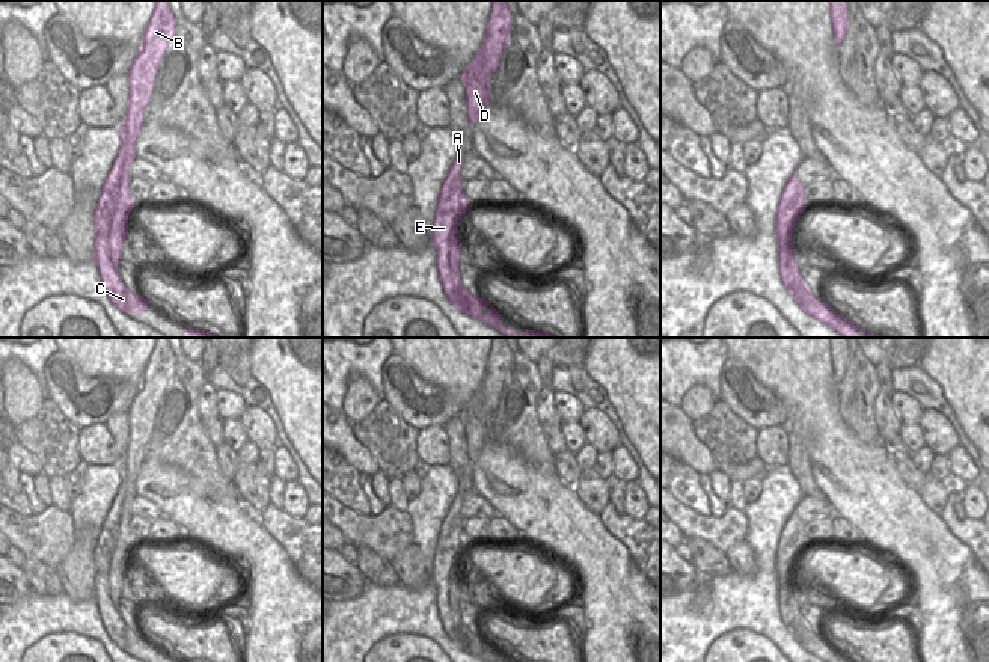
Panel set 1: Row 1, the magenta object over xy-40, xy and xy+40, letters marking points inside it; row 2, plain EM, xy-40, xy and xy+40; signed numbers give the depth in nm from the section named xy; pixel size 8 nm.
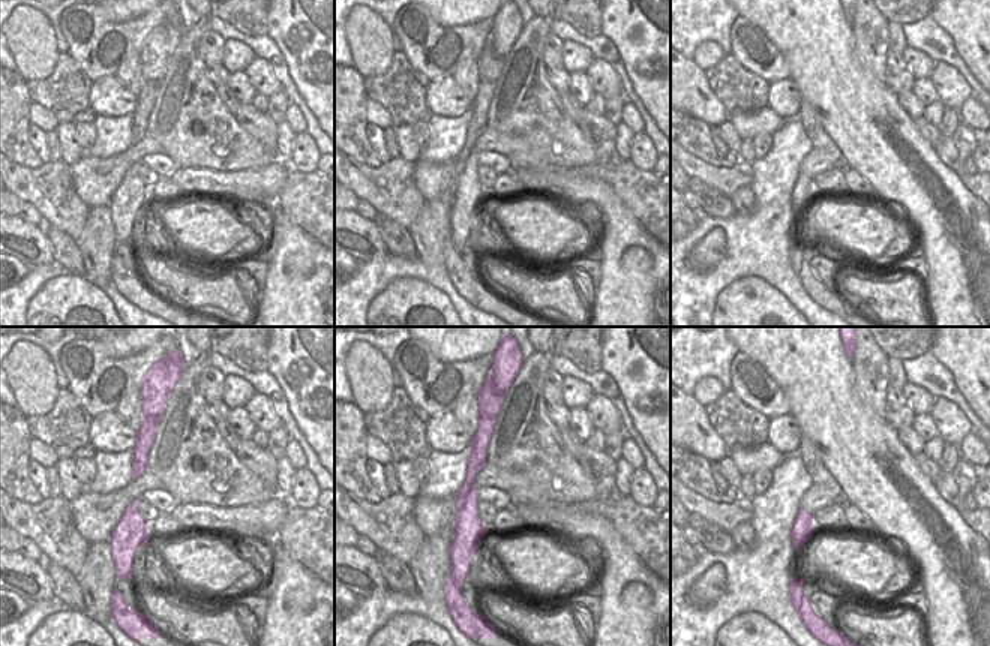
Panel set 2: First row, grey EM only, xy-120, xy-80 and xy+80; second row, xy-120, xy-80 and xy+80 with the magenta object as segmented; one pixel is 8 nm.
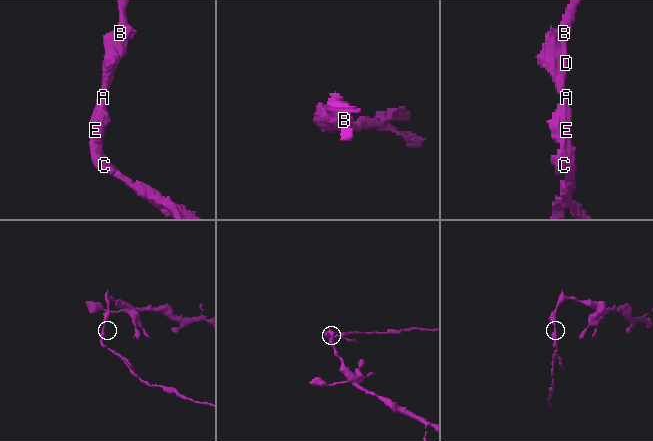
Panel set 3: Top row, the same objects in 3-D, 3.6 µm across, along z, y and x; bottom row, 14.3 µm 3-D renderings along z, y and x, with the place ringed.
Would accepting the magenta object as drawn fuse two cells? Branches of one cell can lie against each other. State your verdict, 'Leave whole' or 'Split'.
Split

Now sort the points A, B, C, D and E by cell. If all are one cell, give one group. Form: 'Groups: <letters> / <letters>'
Groups: A C E / B D

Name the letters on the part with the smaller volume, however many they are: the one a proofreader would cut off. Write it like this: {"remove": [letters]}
{"remove": ["A", "C", "E"]}

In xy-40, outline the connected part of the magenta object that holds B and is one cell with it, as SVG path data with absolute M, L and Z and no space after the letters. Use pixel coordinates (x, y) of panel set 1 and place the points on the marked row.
M155 0L154 12L142 36L140 51L128 69L128 112L124 118L125 163L119 184L116 210L110 225L110 259L118 268L122 259L122 241L128 237L128 216L134 210L130 195L130 166L136 158L136 139L143 125L143 115L152 97L160 63L176 33L176 20L166 0Z

